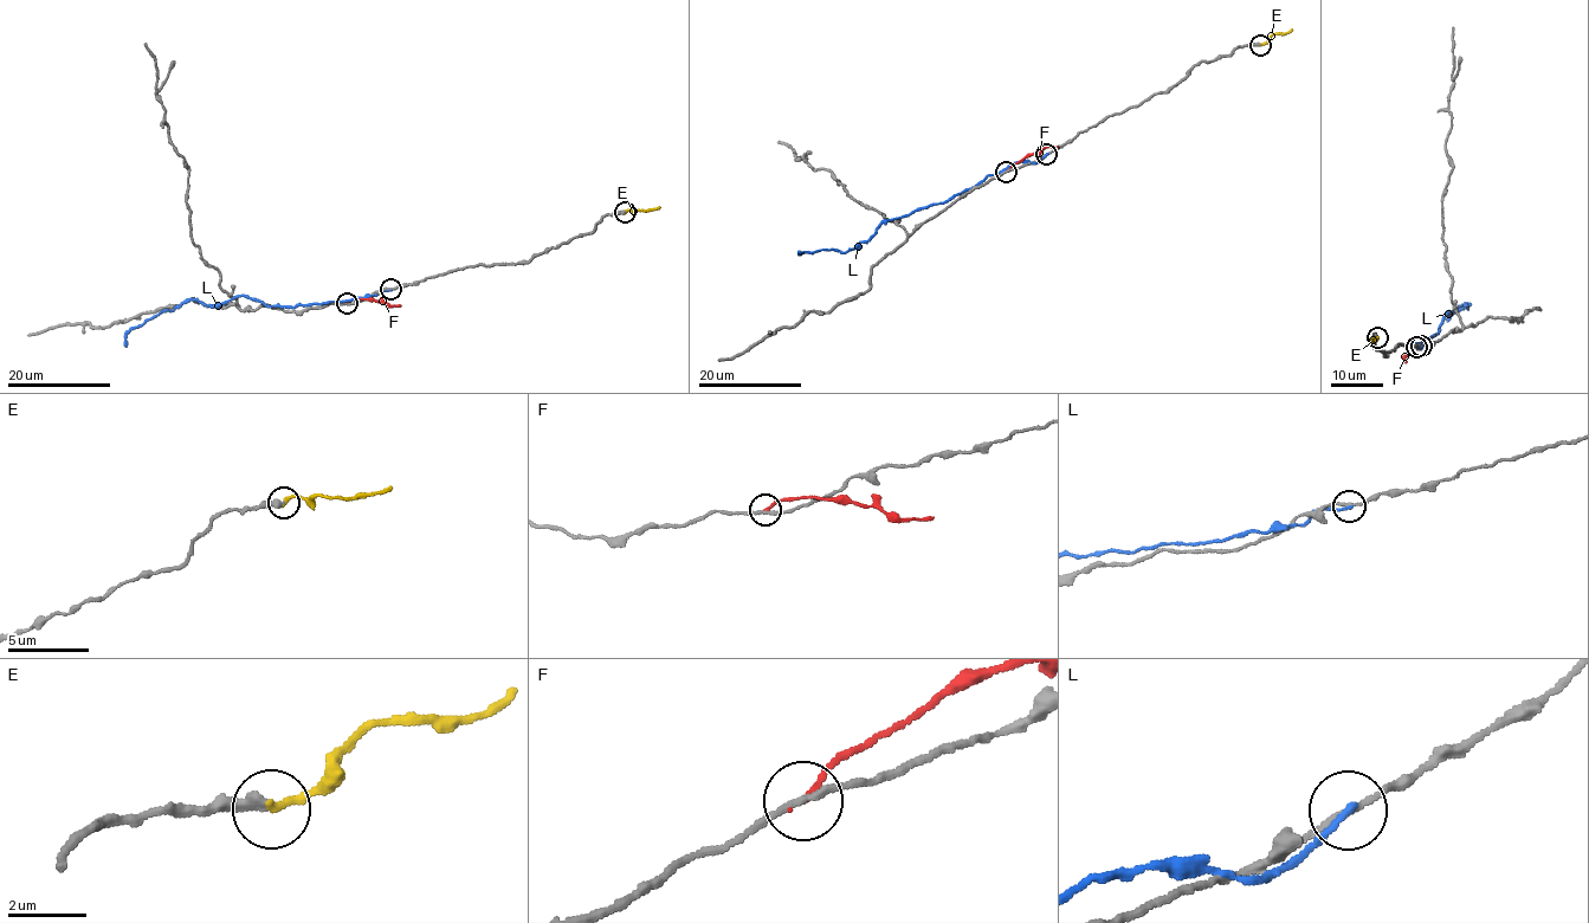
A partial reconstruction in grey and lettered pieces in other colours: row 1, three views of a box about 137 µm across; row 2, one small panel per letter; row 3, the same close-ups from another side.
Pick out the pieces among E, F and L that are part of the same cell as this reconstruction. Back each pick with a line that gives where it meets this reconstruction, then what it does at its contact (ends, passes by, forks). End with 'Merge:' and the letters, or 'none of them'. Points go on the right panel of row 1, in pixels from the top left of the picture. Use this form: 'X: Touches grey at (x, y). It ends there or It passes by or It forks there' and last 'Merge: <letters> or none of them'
E: Touches grey at (1377, 337). It ends there
Merge: E

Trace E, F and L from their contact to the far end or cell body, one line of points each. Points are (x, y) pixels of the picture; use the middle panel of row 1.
E: (1260, 45), (1273, 34), (1292, 30)
F: (1006, 172), (1046, 147), (1057, 147)
L: (1046, 154), (1034, 163), (1013, 162), (987, 174), (943, 202), (883, 221), (867, 240), (843, 252), (799, 252)

